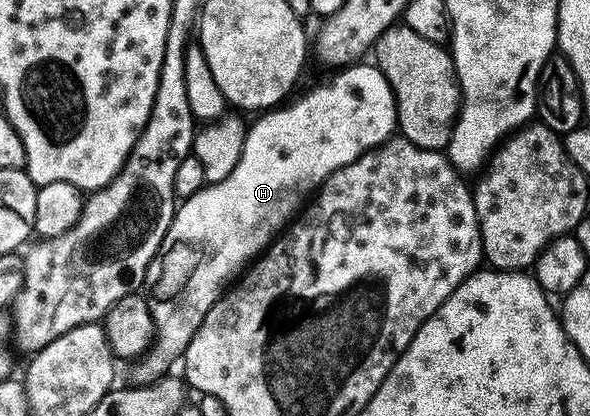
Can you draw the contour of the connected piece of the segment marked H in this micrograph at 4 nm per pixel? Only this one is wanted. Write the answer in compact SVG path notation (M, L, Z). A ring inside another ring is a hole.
M364 63L341 67L333 80L318 85L293 104L285 103L265 111L261 115L264 117L247 129L238 166L230 170L227 178L200 188L180 204L181 208L179 205L175 209L168 229L172 236L188 236L188 280L192 280L192 284L188 284L188 316L192 316L192 320L201 316L200 312L206 315L212 309L233 277L267 249L277 233L297 215L306 197L315 193L325 178L354 162L364 152L379 147L397 131L396 99L392 97L392 87L379 68Z

